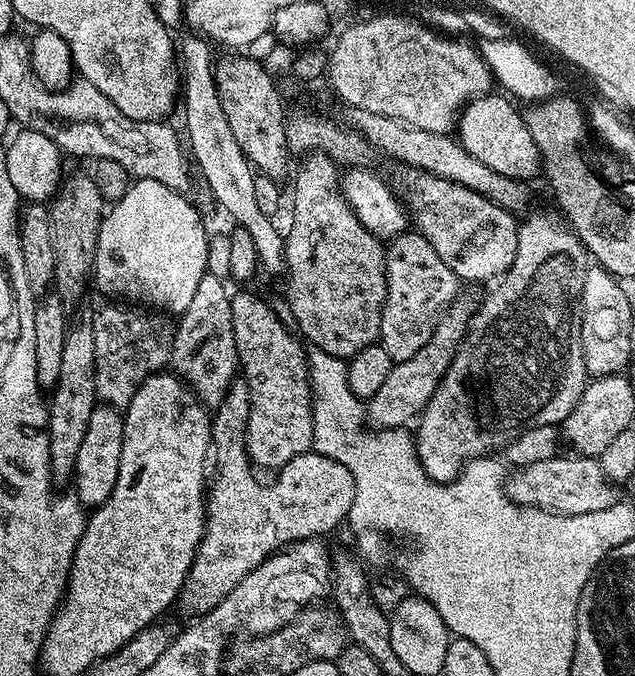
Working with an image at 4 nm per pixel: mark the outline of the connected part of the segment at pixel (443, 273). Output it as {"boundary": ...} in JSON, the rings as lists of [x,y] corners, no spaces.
{"boundary":[[[415,230],[393,236],[384,254],[386,270],[386,298],[382,310],[382,326],[378,344],[385,348],[393,365],[414,358],[434,334],[436,321],[441,312],[457,299],[456,291],[462,288],[454,270],[442,262],[426,242],[426,238]]]}

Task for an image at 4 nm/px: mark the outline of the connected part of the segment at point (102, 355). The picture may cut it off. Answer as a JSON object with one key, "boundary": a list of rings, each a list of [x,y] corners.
{"boundary":[[[116,307],[120,308],[102,309],[96,317],[91,317],[90,323],[94,330],[96,399],[123,410],[128,407],[130,398],[134,398],[136,387],[146,377],[169,367],[176,326],[167,315],[156,310]]]}

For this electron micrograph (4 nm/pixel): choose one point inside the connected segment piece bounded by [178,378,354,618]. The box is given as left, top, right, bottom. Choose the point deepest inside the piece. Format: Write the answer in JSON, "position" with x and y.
{"position":[246,521]}

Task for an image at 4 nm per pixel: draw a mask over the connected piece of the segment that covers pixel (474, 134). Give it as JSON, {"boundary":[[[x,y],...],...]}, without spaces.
{"boundary":[[[496,95],[479,96],[465,106],[458,117],[459,142],[466,154],[478,158],[478,162],[490,166],[490,170],[498,170],[498,174],[511,180],[532,182],[542,172],[538,146],[534,144],[534,138],[530,138],[530,130],[526,130],[521,109],[516,109],[516,104],[507,95]]]}

